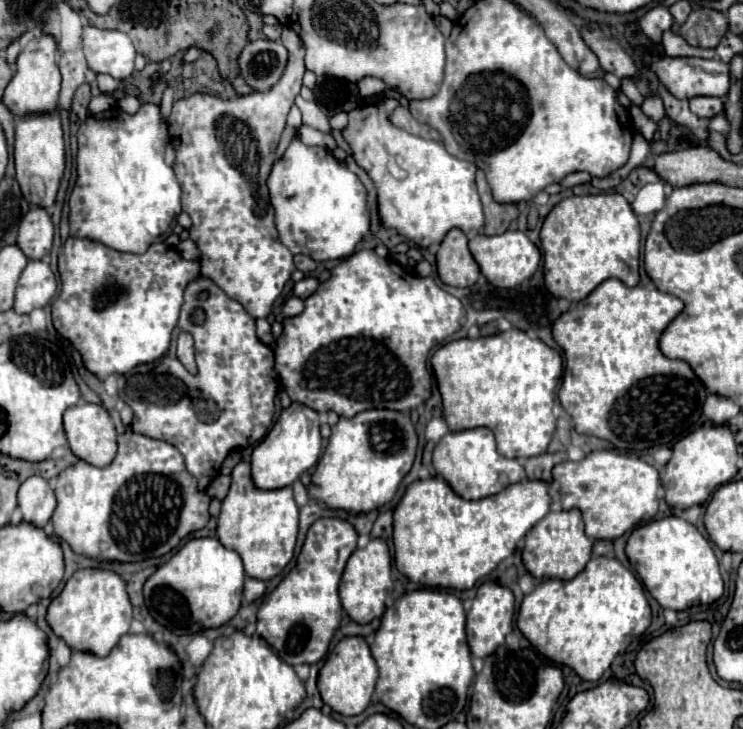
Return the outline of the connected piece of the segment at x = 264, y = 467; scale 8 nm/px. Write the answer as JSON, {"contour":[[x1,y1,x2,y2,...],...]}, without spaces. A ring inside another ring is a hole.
{"contour":[[292,403,288,409,282,411,274,427,256,445,252,451,252,477,256,477,256,485,260,489,280,489,292,485,304,471,312,469,322,451,322,435,320,435,320,415,318,411]]}

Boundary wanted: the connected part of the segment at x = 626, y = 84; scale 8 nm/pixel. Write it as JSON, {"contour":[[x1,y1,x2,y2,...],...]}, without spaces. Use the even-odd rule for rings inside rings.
{"contour":[[624,77,622,79,622,93,632,101,632,103,636,103,636,105,642,105,642,101,644,101,644,97,640,95,640,91,636,89,636,85,634,85,634,81,630,79,630,77]]}

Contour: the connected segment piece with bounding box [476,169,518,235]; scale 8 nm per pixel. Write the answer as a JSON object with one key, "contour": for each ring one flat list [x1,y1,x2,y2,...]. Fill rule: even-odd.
{"contour":[[478,169,476,171,476,185,478,185,478,193,484,205,484,215,486,215,486,235,498,235,504,233,510,223,518,217,518,205,516,203,498,203,492,197,490,185,484,177,484,171]]}

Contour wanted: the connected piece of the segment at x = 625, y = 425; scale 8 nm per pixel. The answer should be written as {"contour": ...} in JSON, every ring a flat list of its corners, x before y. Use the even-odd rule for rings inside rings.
{"contour":[[608,279,600,283,584,301,578,301,570,311,556,319,552,335,564,349,566,373,570,375,570,379,562,381,558,399,564,411,572,417,578,433,606,439,620,453,640,455,650,445,660,445,660,427,662,445,668,447,696,429,694,425,702,417,702,405,706,399,704,385,686,361,672,361,664,357,658,347,660,335,682,309,684,303,678,297,660,293,651,280,645,284,640,280,637,286,630,289,620,279]]}

